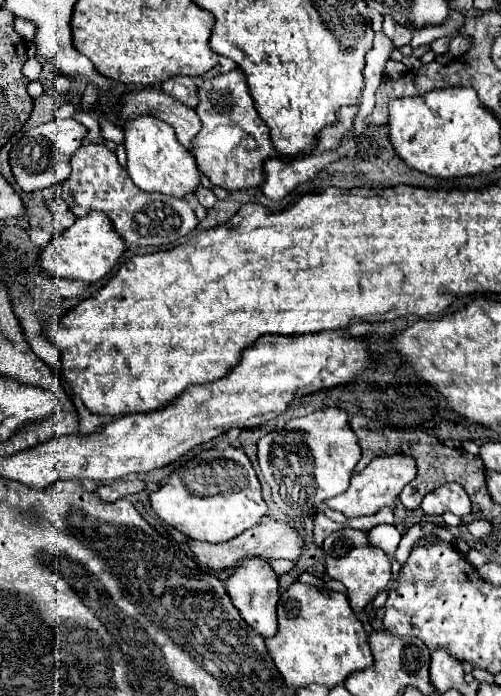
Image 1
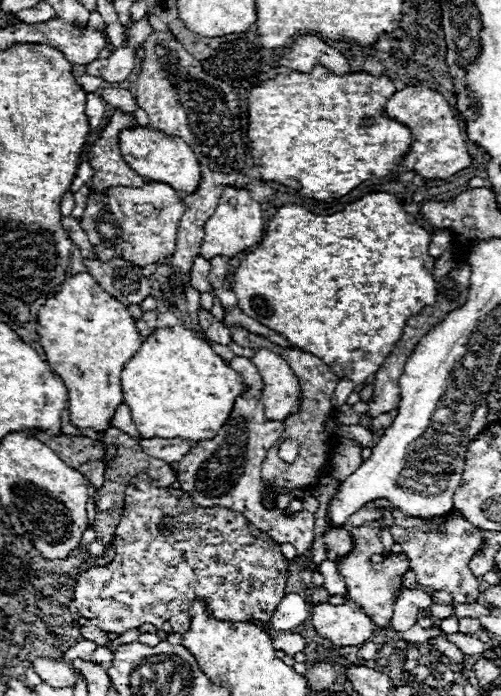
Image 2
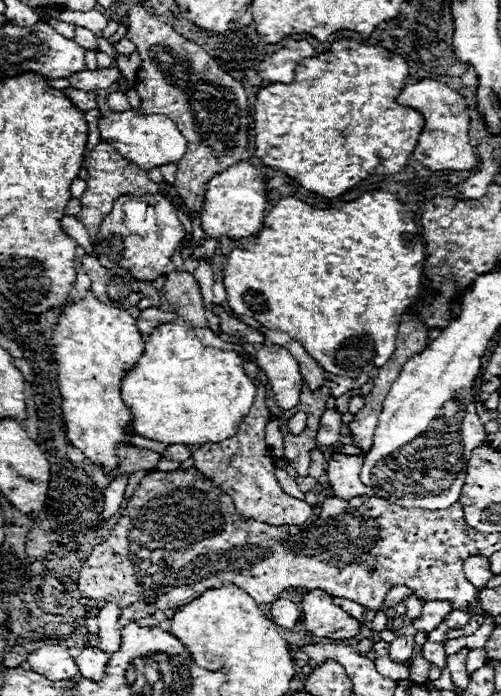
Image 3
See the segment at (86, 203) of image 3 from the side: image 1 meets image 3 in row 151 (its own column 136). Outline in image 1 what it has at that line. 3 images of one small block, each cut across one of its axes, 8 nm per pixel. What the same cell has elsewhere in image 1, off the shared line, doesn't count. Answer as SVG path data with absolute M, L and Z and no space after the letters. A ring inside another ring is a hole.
M146 86L142 90L122 96L120 110L122 110L122 118L150 114L168 122L176 130L176 138L186 150L192 150L192 140L202 128L202 122L194 108L176 102L172 96L164 94L158 86Z

